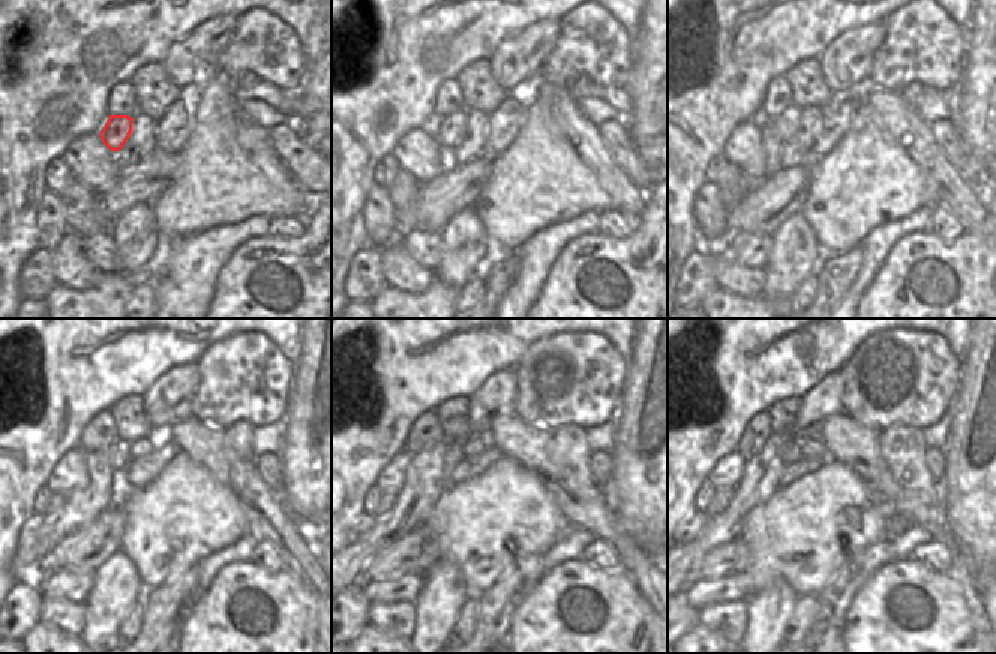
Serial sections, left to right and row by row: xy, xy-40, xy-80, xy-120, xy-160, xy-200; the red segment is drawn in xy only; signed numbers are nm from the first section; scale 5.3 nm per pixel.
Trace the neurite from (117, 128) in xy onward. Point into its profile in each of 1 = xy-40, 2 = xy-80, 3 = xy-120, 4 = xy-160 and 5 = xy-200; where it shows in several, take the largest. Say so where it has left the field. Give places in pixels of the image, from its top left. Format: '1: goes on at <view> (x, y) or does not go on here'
1: goes on at xy-40 (447, 131)
2: goes on at xy-80 (786, 123)
3: goes on at xy-120 (119, 450)
4: goes on at xy-160 (455, 453)
5: goes on at xy-200 (792, 450)

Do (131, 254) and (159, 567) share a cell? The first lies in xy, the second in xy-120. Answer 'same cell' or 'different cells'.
different cells

